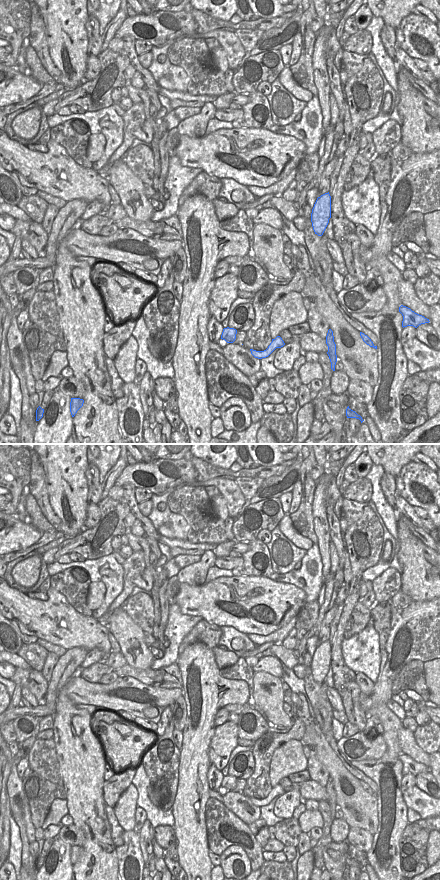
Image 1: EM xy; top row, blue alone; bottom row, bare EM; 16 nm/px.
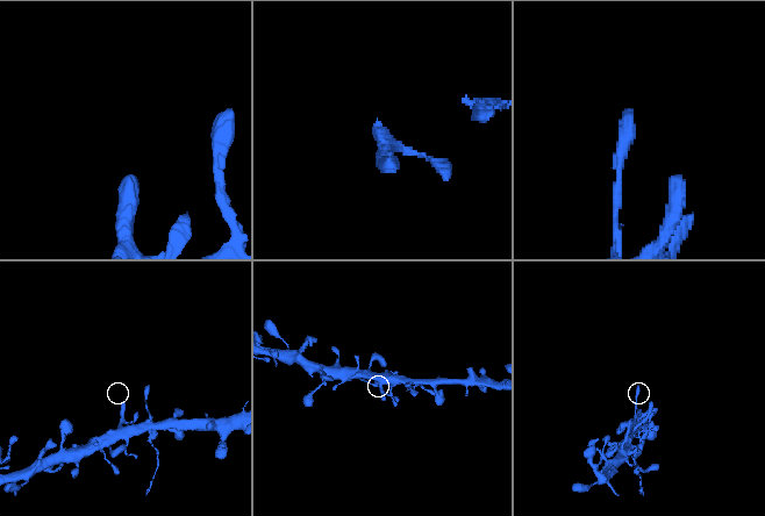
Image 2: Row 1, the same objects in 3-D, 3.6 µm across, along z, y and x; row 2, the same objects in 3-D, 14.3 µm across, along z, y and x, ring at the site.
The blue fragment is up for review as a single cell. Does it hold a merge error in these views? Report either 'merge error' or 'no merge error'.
merge error

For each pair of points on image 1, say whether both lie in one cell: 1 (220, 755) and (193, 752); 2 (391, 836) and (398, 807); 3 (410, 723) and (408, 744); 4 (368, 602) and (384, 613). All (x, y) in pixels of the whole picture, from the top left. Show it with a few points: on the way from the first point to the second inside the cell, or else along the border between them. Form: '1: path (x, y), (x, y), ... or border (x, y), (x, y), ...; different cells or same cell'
1: border (215, 731), (208, 751), (210, 763); different cells
2: path (392, 829), (396, 814); same cell
3: border (402, 725), (413, 733); different cells
4: border (374, 600), (374, 604), (370, 609); different cells

